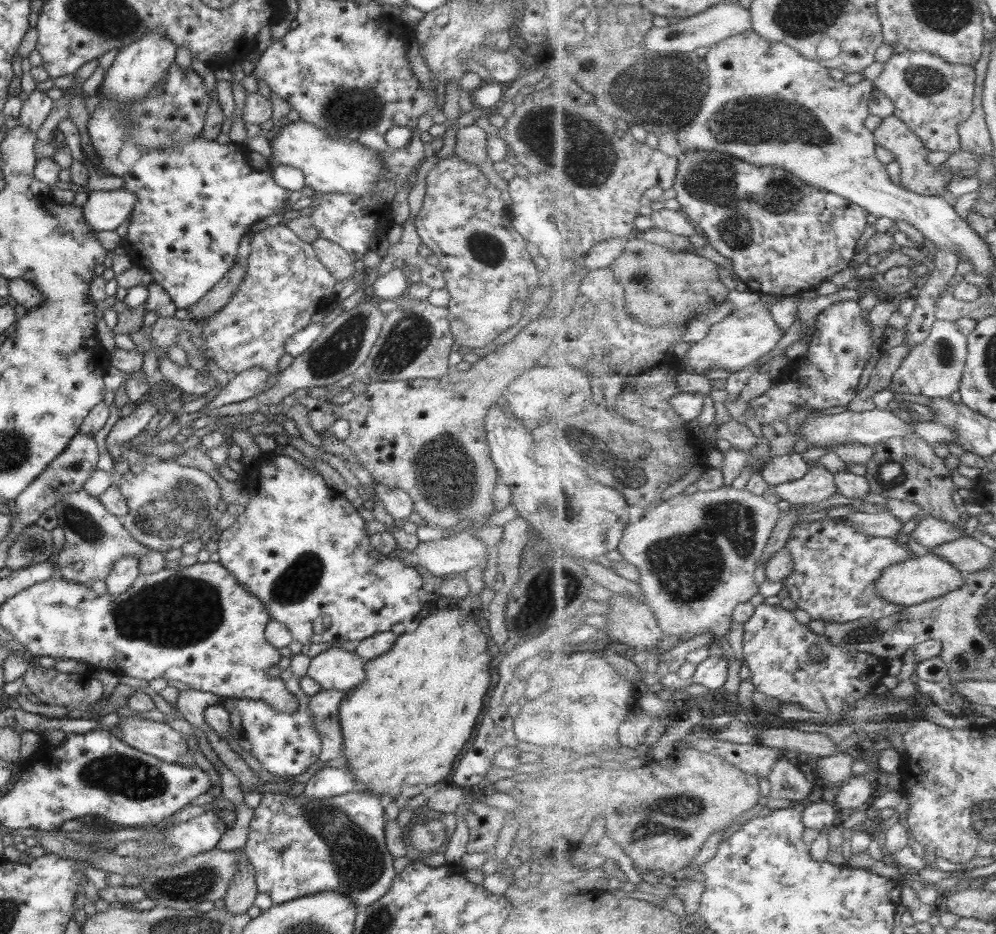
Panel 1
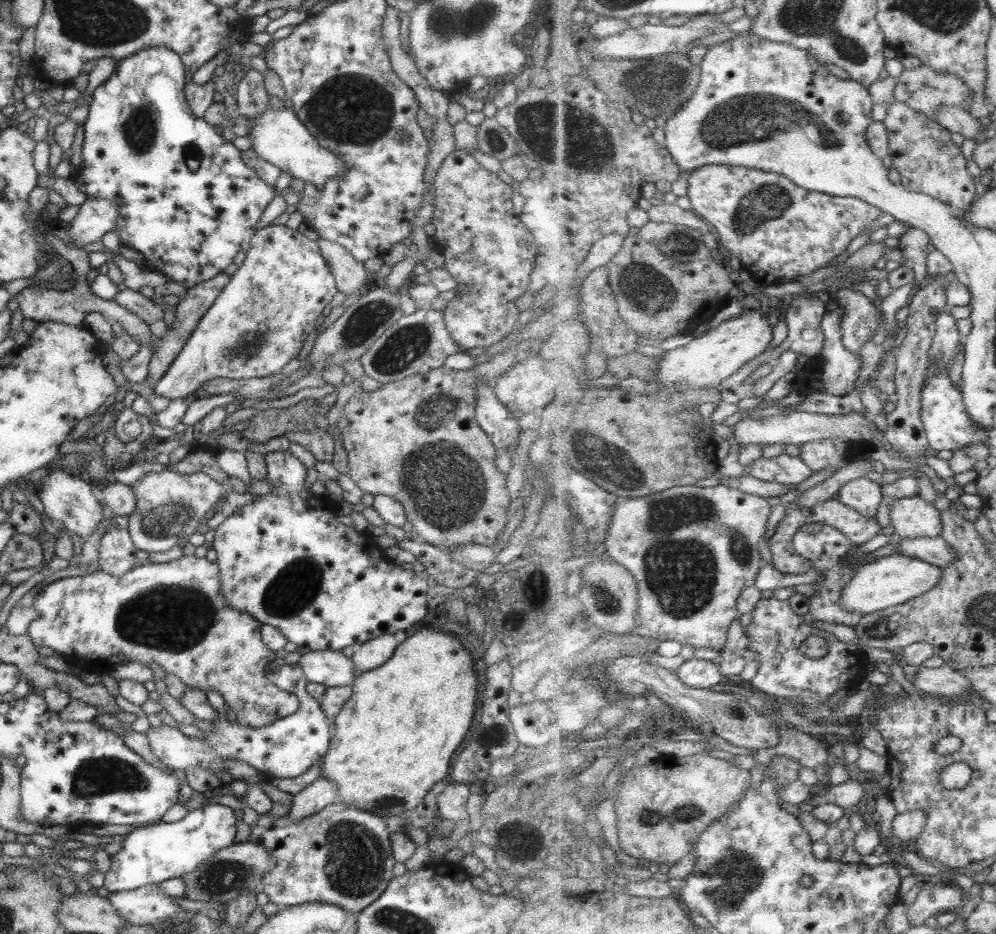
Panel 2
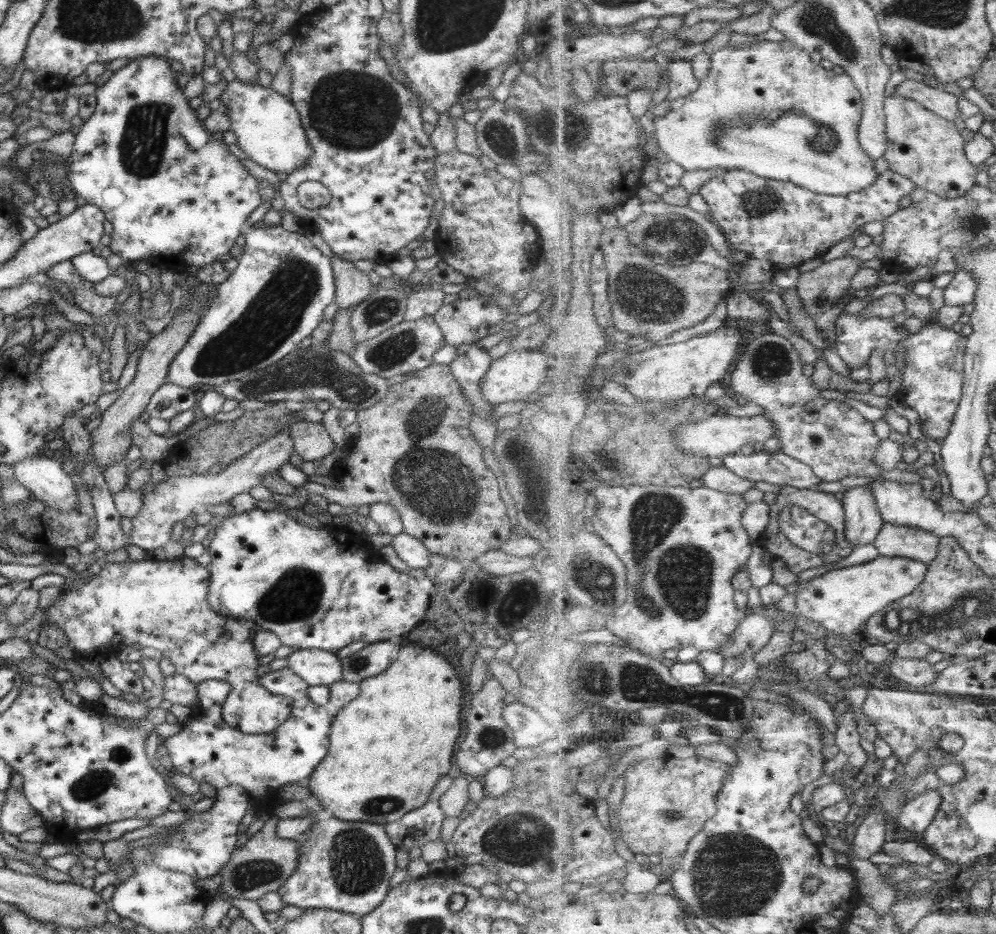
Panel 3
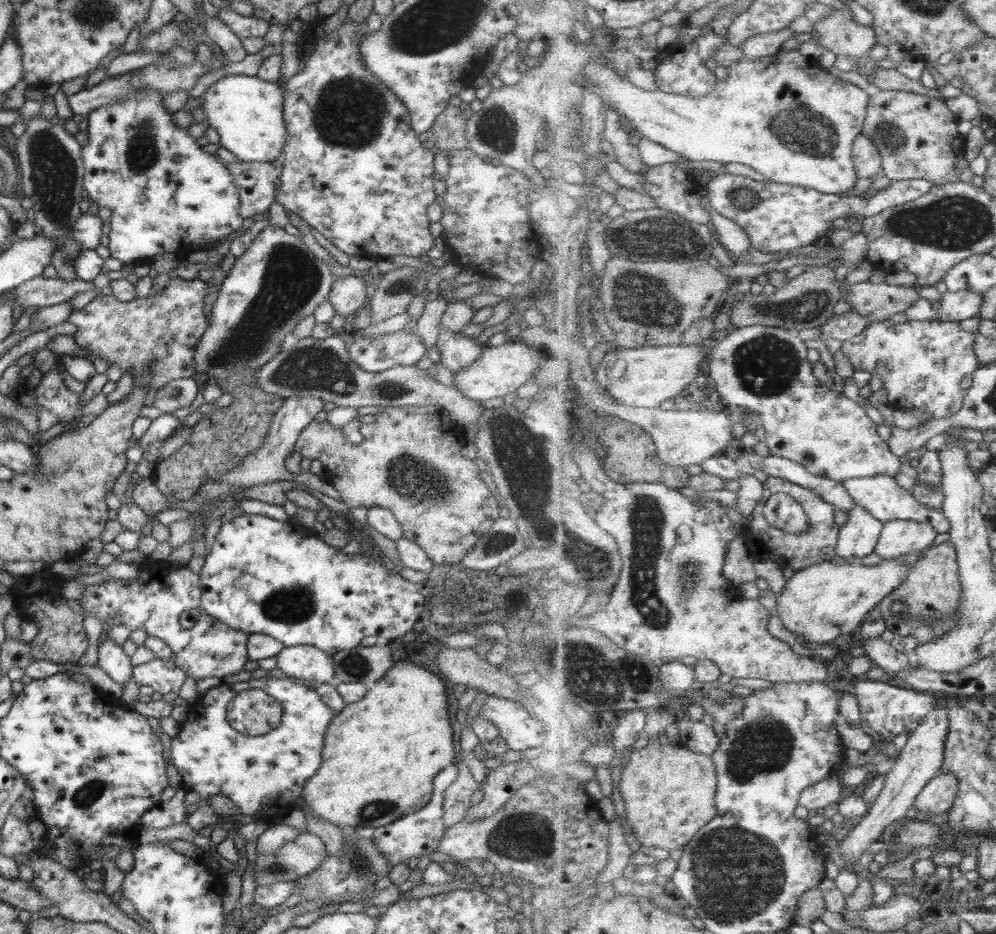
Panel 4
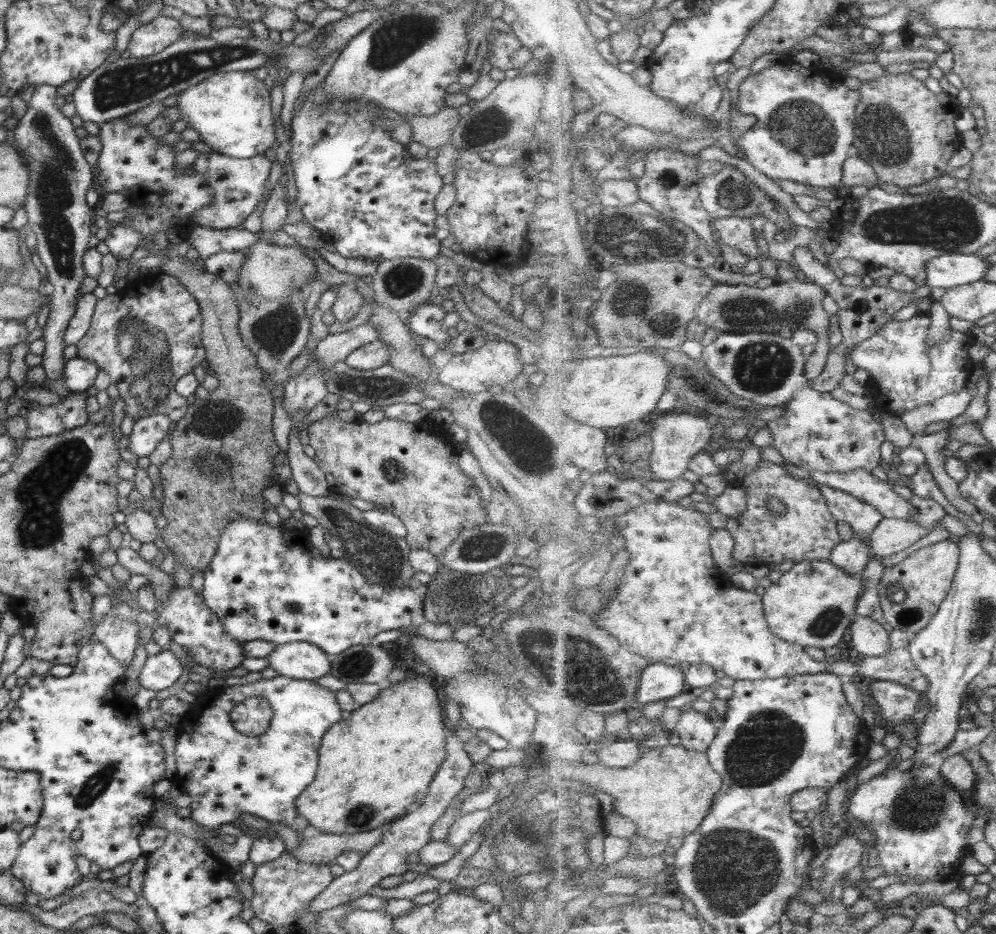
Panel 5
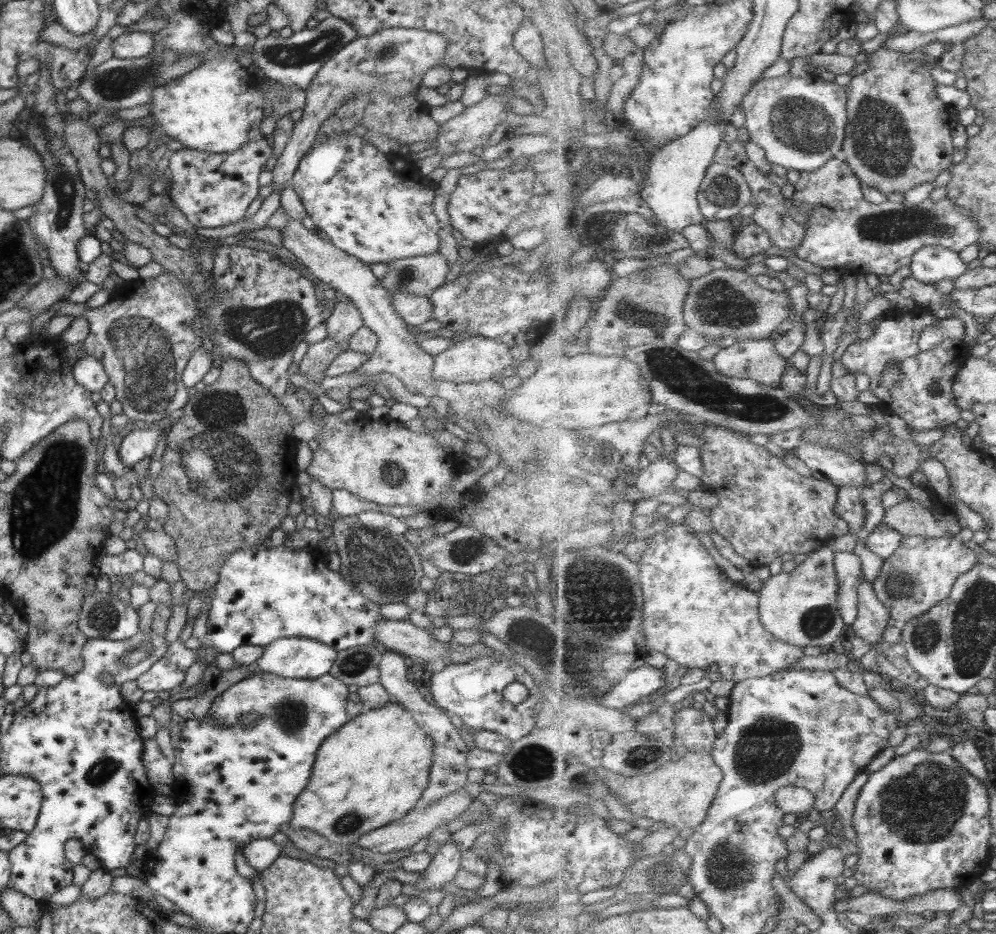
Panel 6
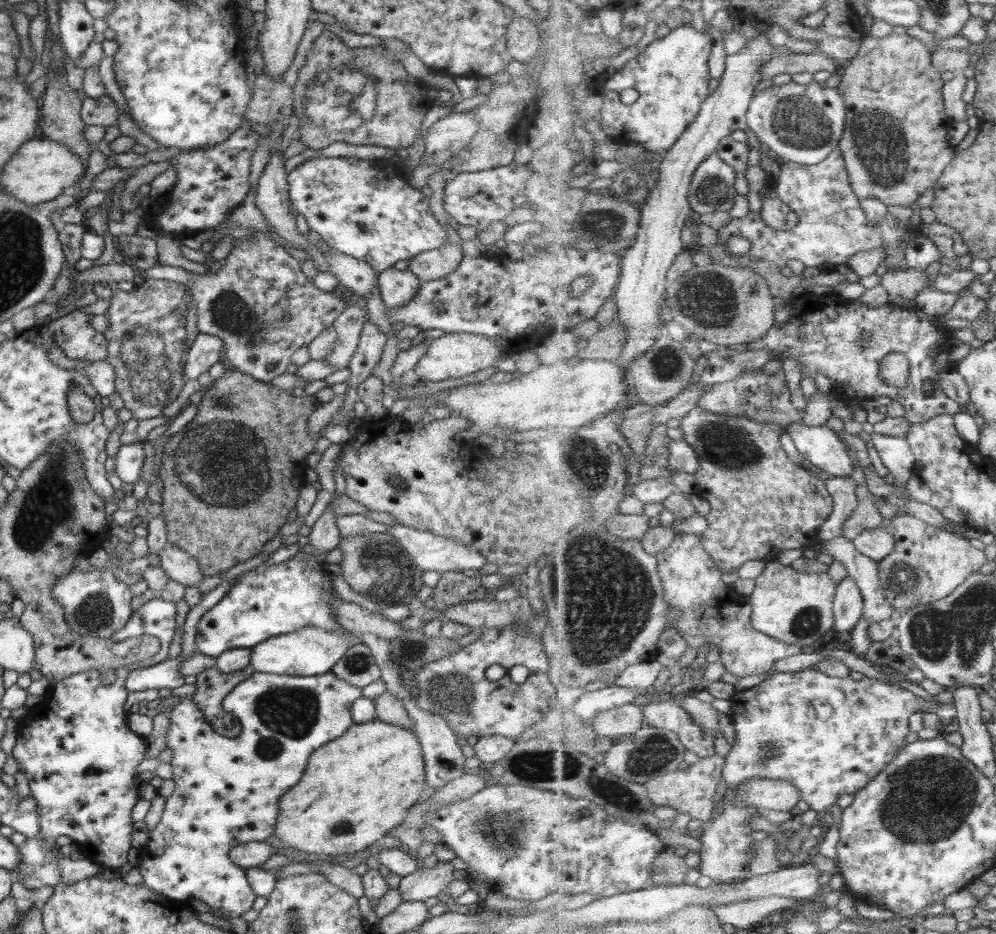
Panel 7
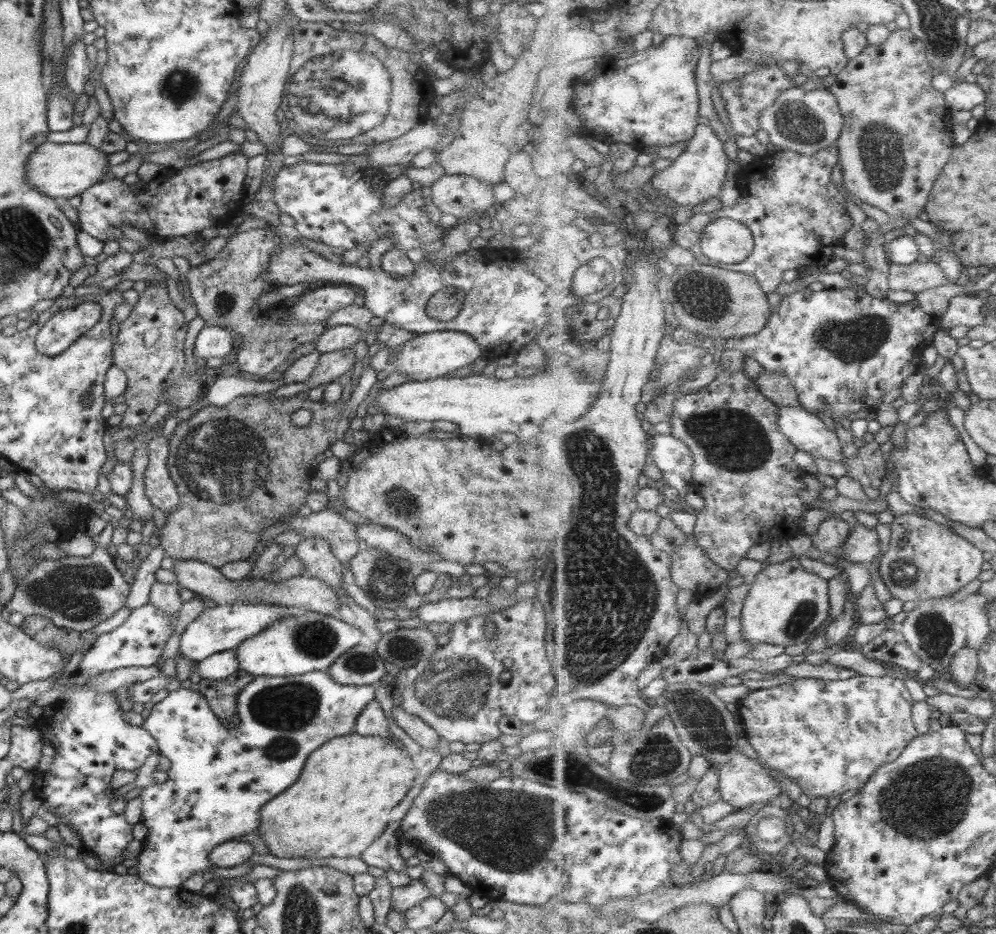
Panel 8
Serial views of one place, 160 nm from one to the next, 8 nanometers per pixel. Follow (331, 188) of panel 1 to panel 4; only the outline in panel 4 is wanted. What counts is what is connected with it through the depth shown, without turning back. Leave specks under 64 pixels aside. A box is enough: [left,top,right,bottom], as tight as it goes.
[199,75,287,163]

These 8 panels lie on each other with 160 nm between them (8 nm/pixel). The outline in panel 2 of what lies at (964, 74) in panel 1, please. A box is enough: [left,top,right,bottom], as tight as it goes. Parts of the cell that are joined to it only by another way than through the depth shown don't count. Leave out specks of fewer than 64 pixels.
[894,63,973,120]

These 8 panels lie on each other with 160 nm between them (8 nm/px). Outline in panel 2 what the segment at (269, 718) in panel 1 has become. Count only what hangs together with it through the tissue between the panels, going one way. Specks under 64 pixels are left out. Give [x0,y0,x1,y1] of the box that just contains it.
[144,664,332,780]

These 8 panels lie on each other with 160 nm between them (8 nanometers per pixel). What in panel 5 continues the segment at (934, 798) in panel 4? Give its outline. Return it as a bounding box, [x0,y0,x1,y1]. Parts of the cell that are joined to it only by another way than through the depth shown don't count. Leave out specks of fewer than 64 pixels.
[940,754,976,796]

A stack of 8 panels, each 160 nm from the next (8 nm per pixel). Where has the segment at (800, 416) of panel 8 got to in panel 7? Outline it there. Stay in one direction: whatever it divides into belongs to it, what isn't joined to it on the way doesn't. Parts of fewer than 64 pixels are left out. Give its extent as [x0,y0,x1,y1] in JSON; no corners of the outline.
[785,420,854,478]

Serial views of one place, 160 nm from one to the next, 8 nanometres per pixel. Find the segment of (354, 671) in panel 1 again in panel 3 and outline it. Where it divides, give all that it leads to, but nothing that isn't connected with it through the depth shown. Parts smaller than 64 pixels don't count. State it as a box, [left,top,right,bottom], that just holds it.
[286,650,341,686]

